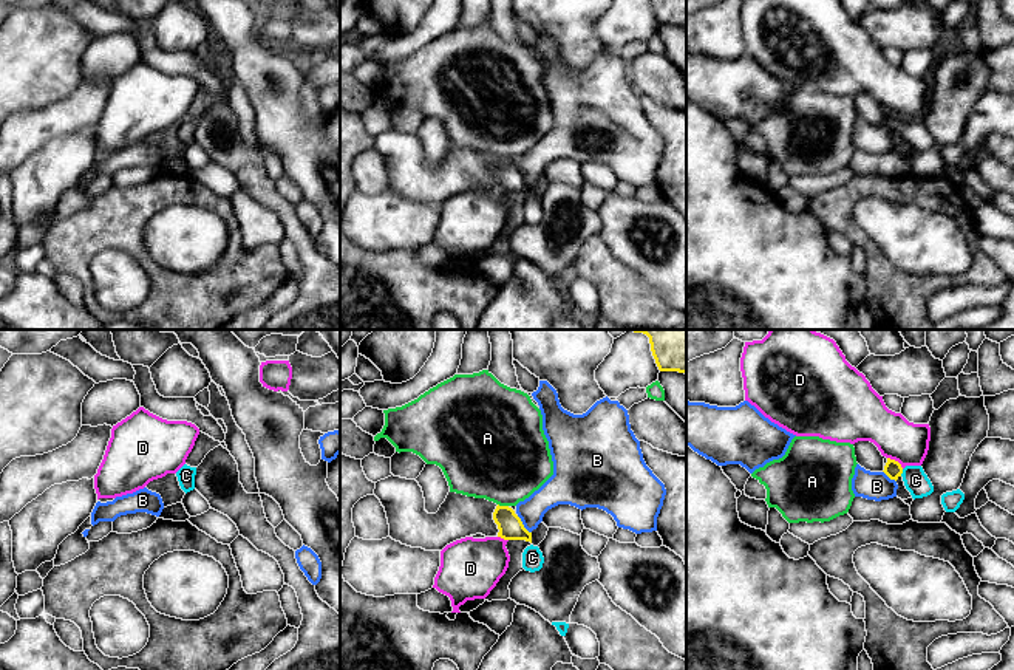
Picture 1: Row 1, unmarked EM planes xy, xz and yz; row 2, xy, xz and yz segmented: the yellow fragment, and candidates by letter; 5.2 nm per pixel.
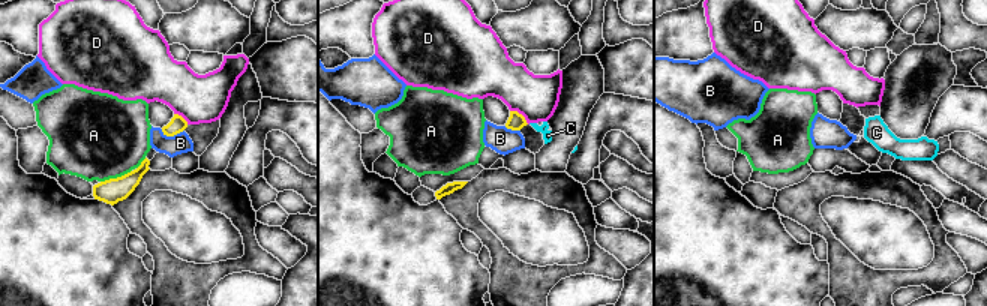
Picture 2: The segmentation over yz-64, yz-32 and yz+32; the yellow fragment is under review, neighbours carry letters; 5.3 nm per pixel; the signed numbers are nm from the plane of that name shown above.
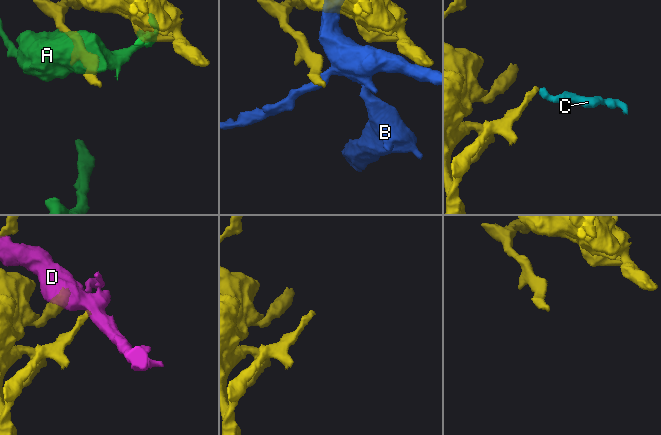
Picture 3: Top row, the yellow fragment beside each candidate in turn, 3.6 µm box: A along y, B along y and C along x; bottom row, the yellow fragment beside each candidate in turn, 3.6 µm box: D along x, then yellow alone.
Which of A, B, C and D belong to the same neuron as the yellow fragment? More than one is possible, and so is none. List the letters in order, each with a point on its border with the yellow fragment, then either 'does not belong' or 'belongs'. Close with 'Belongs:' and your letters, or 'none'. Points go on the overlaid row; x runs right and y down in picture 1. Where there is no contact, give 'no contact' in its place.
A: xz (503, 506) | does not belong
B: xz (523, 525) | does not belong
C: yz (901, 472) | belongs
D: yz (894, 460) | does not belong
Belongs: C

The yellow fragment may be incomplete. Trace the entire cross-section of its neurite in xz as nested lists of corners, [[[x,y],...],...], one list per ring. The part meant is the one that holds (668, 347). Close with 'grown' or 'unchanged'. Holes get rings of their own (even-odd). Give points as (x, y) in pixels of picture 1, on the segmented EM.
[[[626,330],[649,337],[651,351],[660,371],[686,374],[686,330]]]; unchanged

